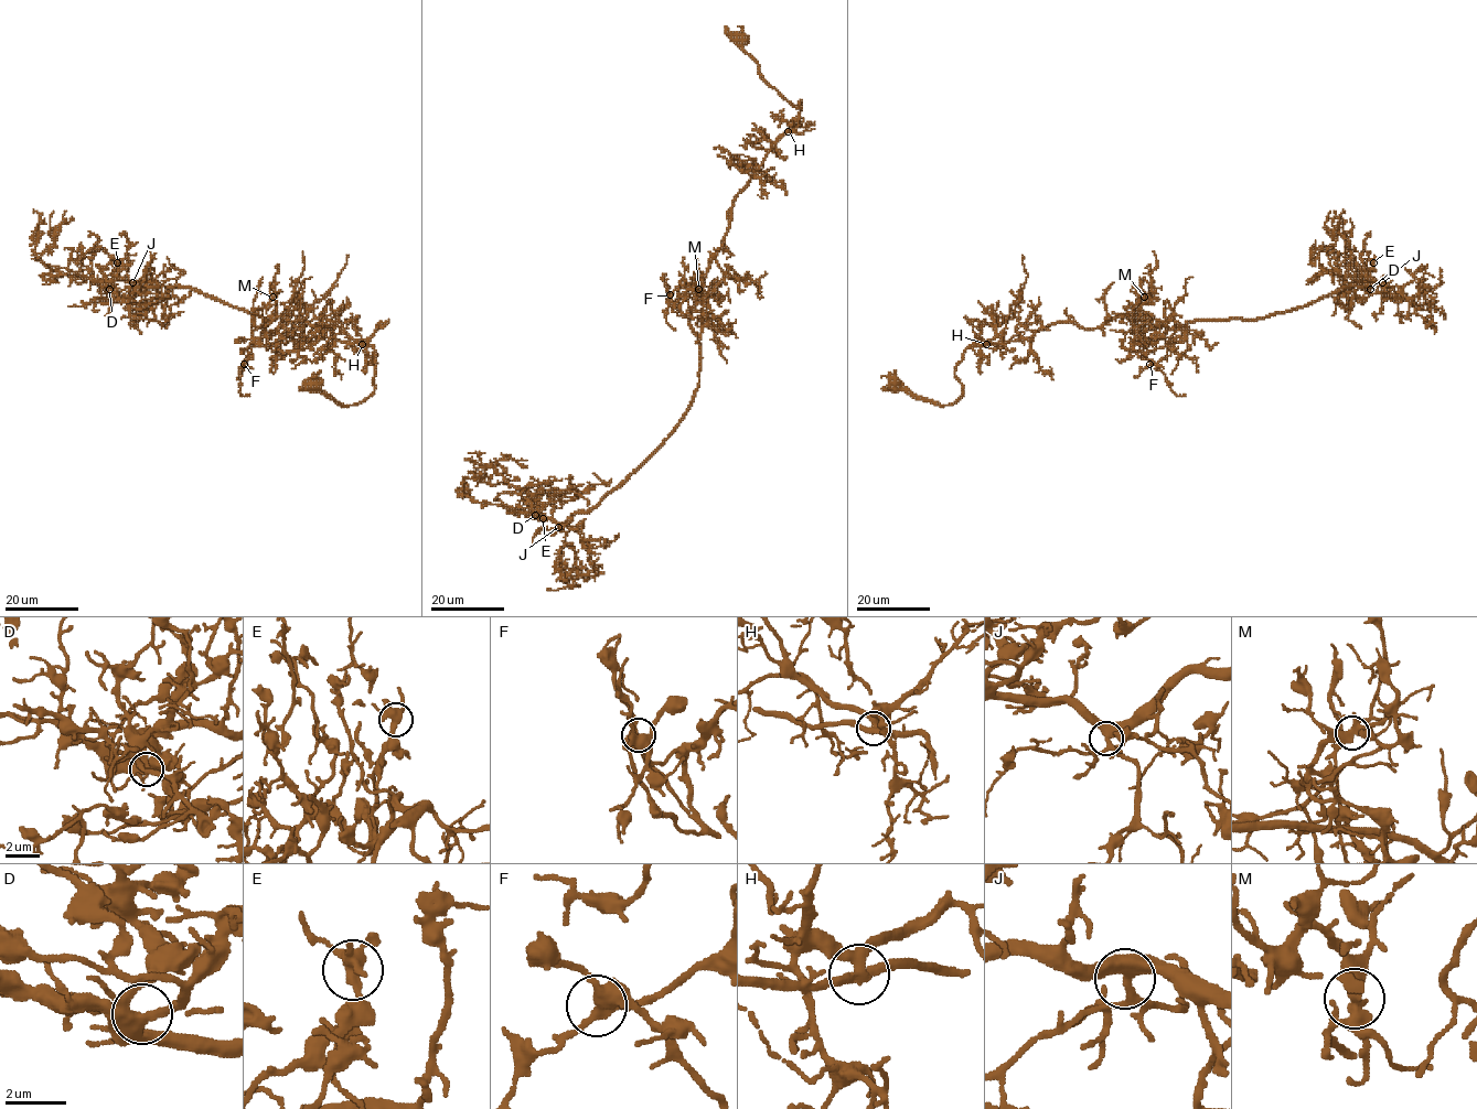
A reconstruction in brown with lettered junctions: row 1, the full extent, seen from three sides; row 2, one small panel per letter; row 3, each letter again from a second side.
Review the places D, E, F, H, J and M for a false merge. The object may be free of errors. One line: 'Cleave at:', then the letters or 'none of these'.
Cleave at: H

